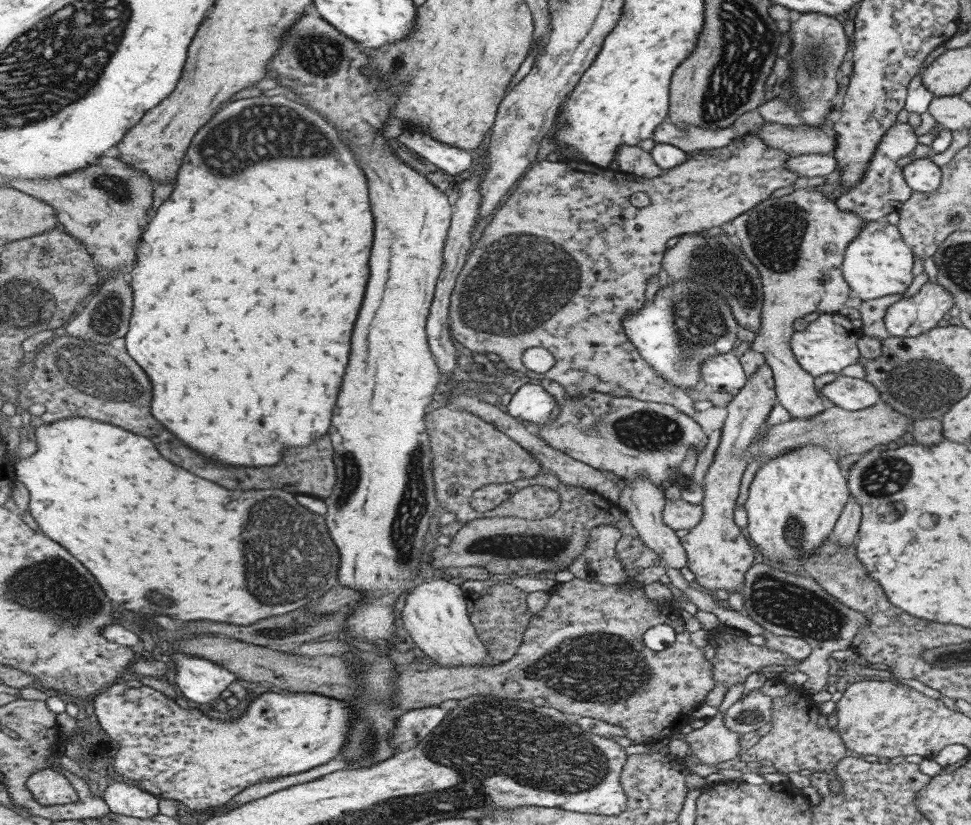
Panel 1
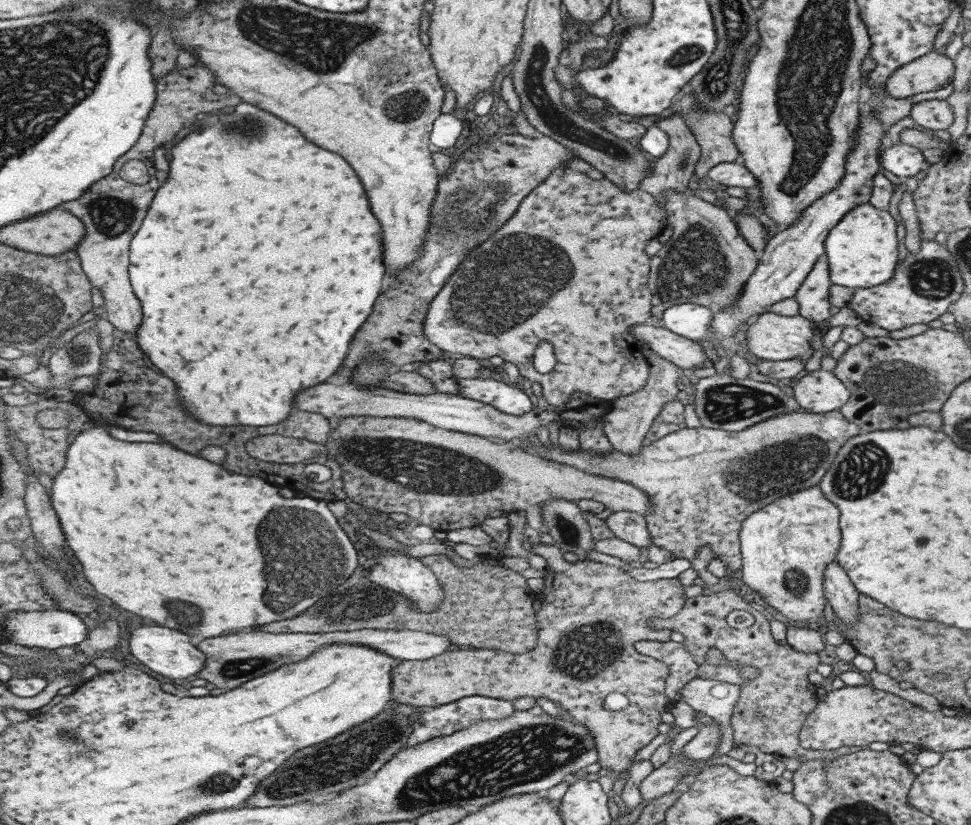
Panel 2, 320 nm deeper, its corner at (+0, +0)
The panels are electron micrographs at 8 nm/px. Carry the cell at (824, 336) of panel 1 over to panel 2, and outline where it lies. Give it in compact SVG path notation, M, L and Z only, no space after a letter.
M763 312L751 319L745 332L744 346L748 352L757 358L775 362L797 360L803 364L813 354L812 349L813 324L802 316L781 316Z

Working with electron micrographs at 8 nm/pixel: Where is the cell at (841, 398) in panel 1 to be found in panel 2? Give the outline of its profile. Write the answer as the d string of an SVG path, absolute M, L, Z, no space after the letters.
M817 369L809 371L806 375L801 376L792 388L793 397L797 401L801 410L813 414L821 414L829 411L835 411L843 406L848 399L849 393L845 386L842 385L838 378L832 375L832 371L823 371Z

